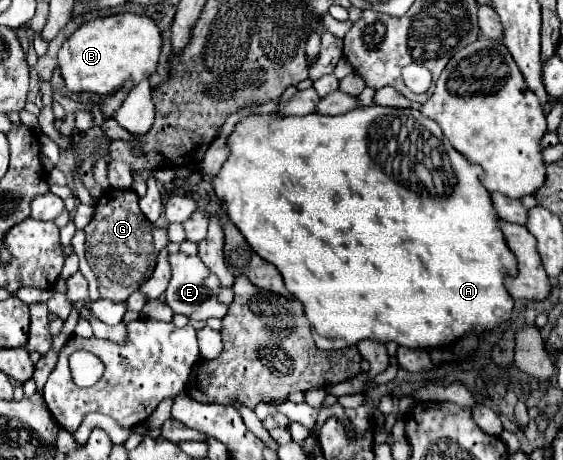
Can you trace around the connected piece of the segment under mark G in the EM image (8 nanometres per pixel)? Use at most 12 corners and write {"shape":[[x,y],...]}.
{"shape":[[105,189],[85,227],[103,299],[127,301],[169,245],[133,189]]}

